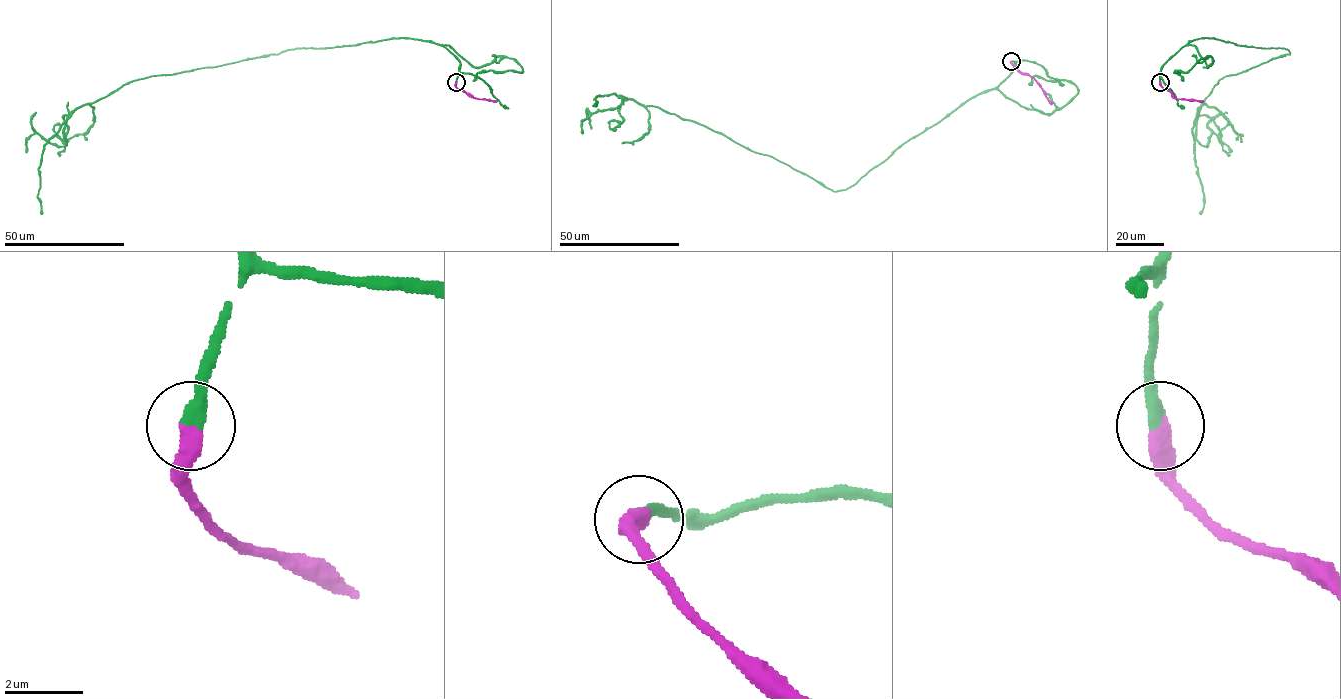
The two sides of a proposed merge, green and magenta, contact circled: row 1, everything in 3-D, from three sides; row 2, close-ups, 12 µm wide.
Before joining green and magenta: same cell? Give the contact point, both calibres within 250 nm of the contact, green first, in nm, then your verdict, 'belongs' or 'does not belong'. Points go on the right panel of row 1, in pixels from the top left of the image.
at (1160, 82); 380 nm thick on the green side, 500 nm on the other; belongs

